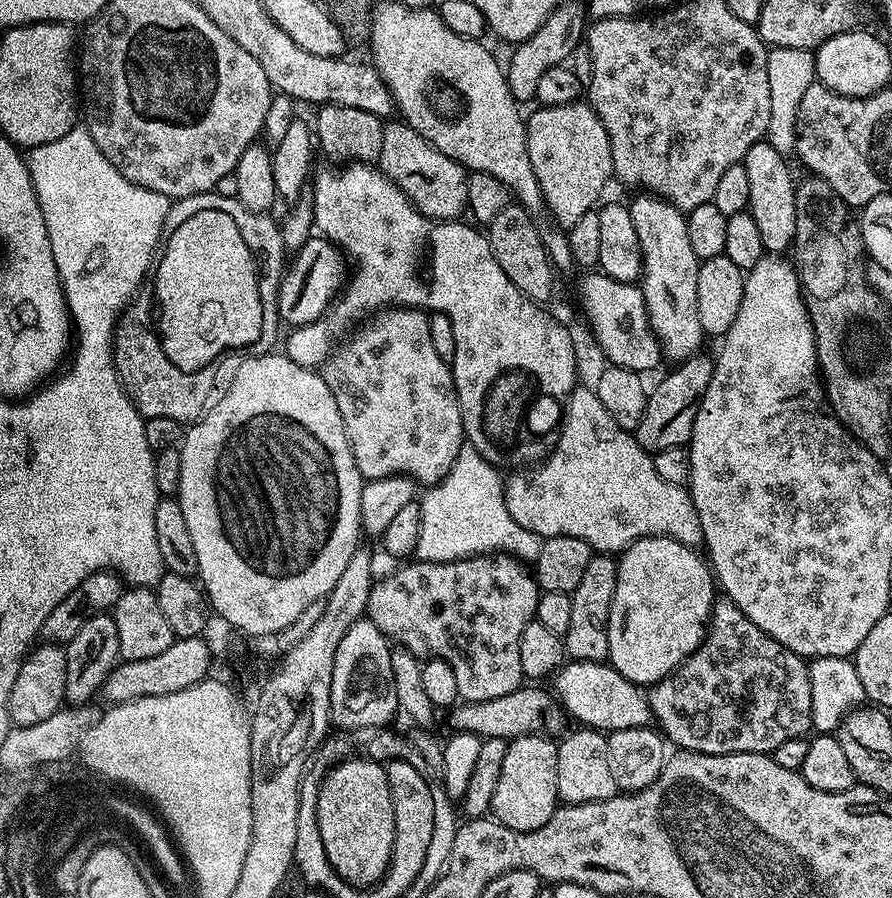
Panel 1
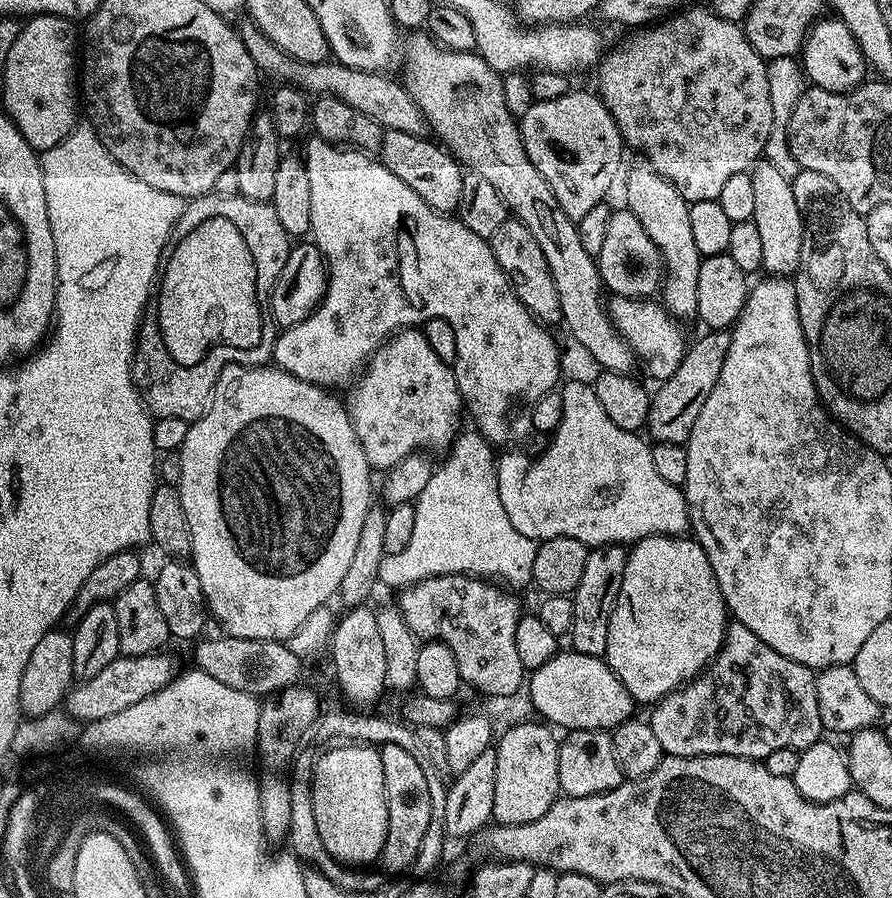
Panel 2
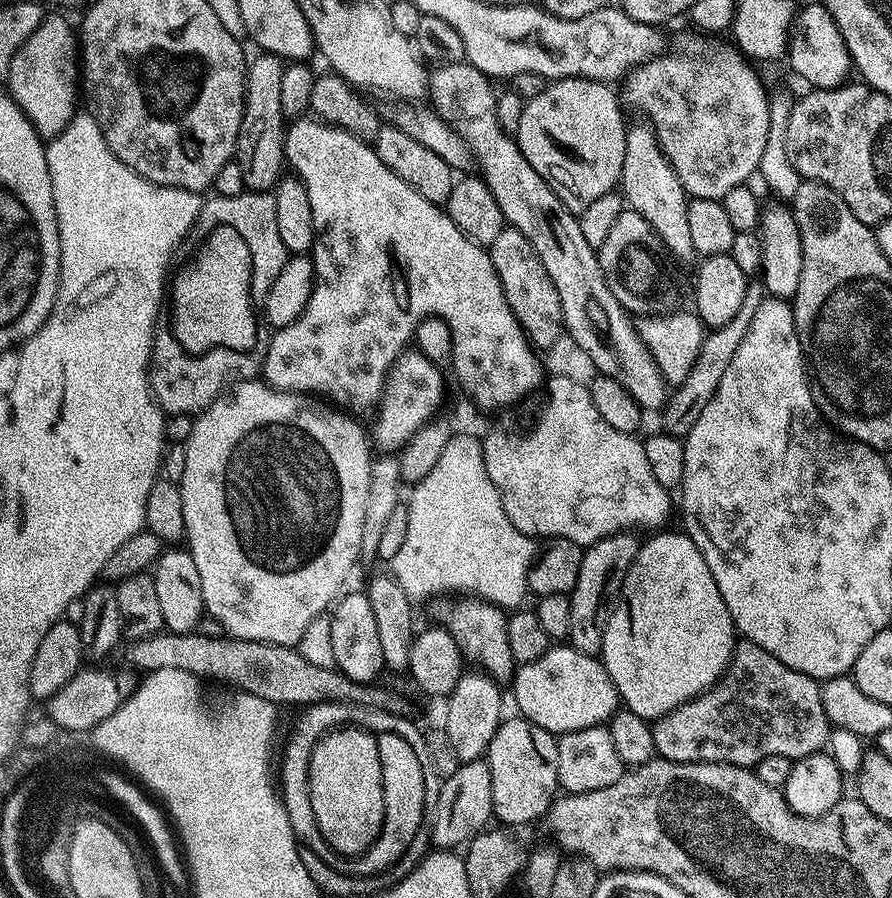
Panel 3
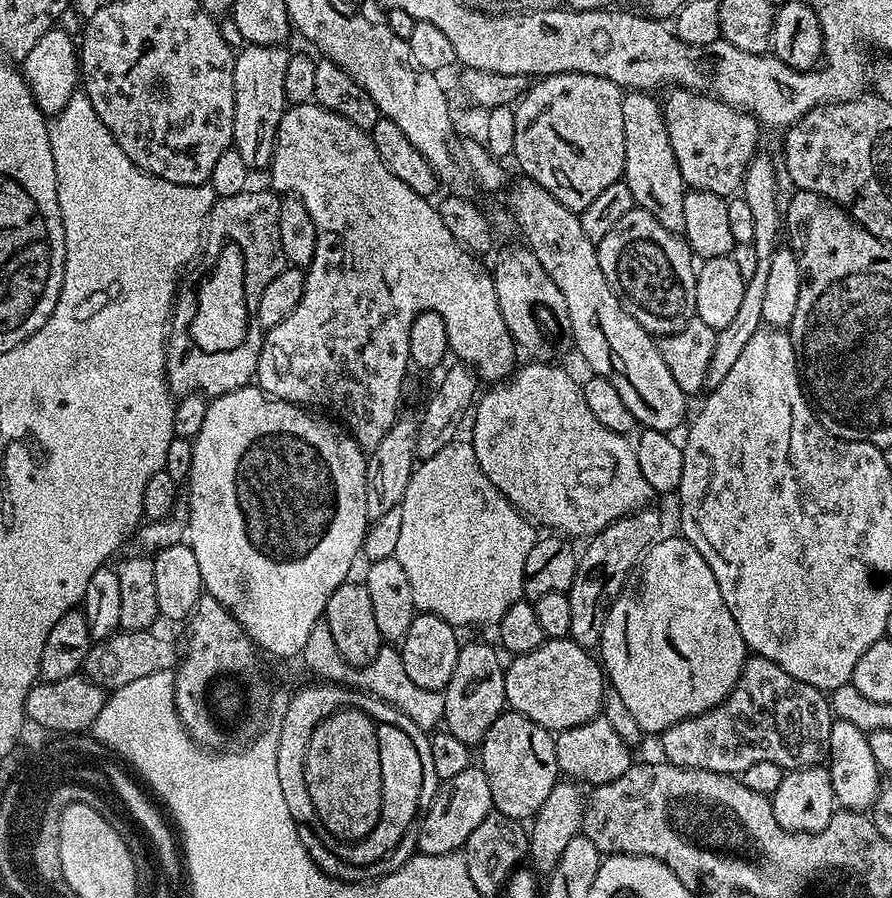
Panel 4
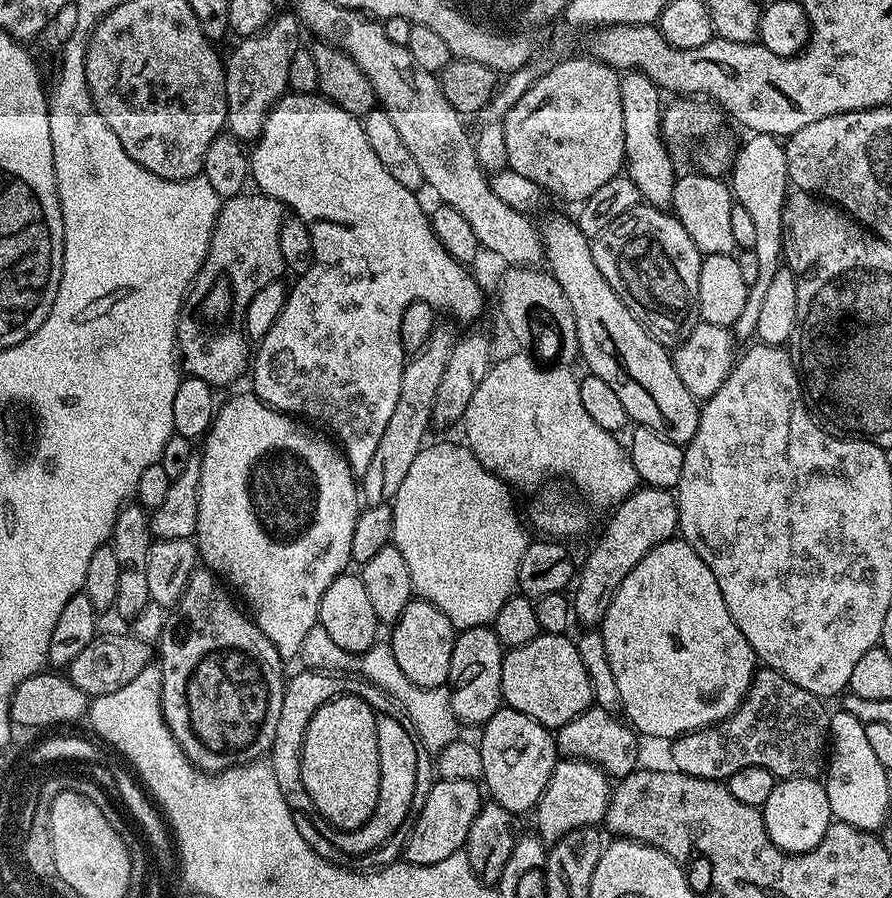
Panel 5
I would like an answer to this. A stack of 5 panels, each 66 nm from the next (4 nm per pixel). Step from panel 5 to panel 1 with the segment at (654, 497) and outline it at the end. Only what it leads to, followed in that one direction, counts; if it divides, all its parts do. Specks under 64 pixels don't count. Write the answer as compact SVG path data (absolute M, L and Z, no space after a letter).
M594 554L590 566L582 573L582 582L571 592L572 611L570 630L564 635L564 651L572 660L585 660L599 664L607 661L610 638L608 637L608 619L610 606L614 602L616 589L617 557L612 554Z

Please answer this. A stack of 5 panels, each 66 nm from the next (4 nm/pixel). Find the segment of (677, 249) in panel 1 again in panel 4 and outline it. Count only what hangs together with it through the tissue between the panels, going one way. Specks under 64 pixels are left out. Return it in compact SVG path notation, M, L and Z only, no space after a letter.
M628 90L623 93L622 138L624 139L623 181L630 186L630 194L636 207L654 214L666 230L680 234L684 231L682 202L686 185L682 170L678 170L678 158L670 146L670 134L666 130L664 111L648 90Z

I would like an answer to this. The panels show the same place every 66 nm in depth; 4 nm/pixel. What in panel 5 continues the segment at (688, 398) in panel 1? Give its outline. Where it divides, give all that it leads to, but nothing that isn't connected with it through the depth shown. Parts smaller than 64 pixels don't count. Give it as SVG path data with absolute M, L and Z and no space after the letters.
M759 134L749 135L749 140L744 145L739 145L736 153L736 161L732 164L730 173L730 187L735 203L742 206L742 210L750 213L750 219L754 222L755 241L751 251L758 254L758 282L754 282L748 290L746 306L742 310L738 322L734 325L734 336L737 341L751 341L756 334L758 318L760 317L762 301L766 298L766 286L770 286L770 278L782 267L782 257L784 254L784 223L782 214L784 213L784 201L790 195L790 181L786 170L786 154L783 143L775 136L761 136Z

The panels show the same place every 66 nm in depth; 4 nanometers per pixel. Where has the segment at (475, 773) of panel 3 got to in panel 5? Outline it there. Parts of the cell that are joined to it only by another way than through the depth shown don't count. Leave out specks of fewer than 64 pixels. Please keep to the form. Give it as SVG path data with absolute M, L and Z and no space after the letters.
M437 779L435 783L429 792L427 789L419 805L418 815L415 817L416 825L415 820L411 825L412 837L404 848L403 856L410 864L430 866L434 862L442 862L442 858L450 858L450 854L461 851L470 834L470 826L474 826L474 818L482 807L482 788L477 781Z

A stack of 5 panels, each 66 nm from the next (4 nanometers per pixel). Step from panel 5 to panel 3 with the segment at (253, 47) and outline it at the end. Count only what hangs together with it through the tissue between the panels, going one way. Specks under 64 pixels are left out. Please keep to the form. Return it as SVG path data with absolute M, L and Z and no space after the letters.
M256 54L256 57L253 60L251 57L246 64L242 126L238 134L234 162L242 169L245 189L254 192L275 189L286 168L284 158L286 117L282 114L282 104L279 102L284 70L285 65L280 57L271 54Z

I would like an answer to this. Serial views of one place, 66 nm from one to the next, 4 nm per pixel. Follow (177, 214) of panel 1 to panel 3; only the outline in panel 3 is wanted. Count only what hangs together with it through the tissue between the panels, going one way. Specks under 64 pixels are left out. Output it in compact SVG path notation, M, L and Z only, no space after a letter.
M245 190L241 196L213 195L212 200L205 199L200 206L192 230L198 230L200 234L210 230L216 222L228 222L232 224L232 232L240 236L240 242L244 244L248 252L248 264L258 273L258 286L250 286L250 299L253 302L262 302L282 266L288 261L290 253L282 246L282 238L278 234L278 214L274 211L275 195L271 191L254 192Z

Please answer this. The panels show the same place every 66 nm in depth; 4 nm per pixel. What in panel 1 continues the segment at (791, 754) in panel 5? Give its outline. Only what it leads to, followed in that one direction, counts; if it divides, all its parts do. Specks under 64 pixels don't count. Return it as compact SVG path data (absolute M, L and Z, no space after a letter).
M727 598L713 603L710 623L694 654L690 654L673 675L651 685L646 695L655 723L667 743L690 752L715 756L735 752L771 754L782 742L807 737L812 728L810 674L805 657L786 650L774 642L770 634L758 630L758 626Z

